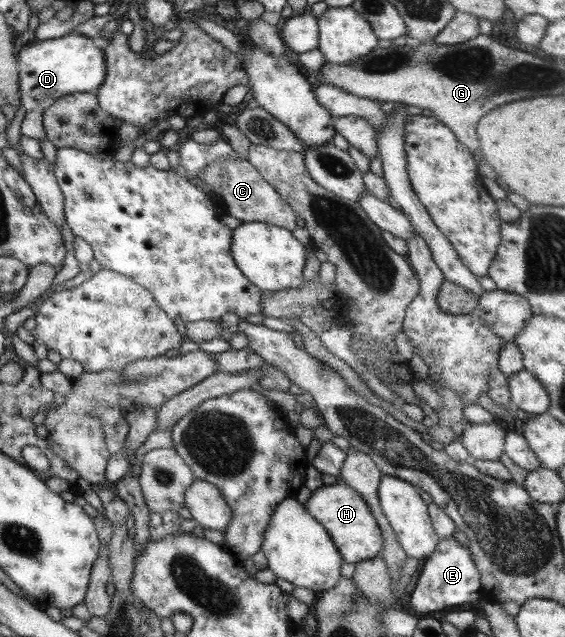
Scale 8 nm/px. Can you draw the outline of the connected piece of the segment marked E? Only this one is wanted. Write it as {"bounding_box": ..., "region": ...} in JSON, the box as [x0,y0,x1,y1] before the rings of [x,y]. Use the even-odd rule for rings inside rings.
{"bounding_box":[410,535,482,615],"region":[[[452,535],[440,539],[436,551],[426,559],[418,583],[410,595],[410,605],[414,611],[426,615],[472,603],[482,595],[480,572],[471,557],[471,551]]]}

